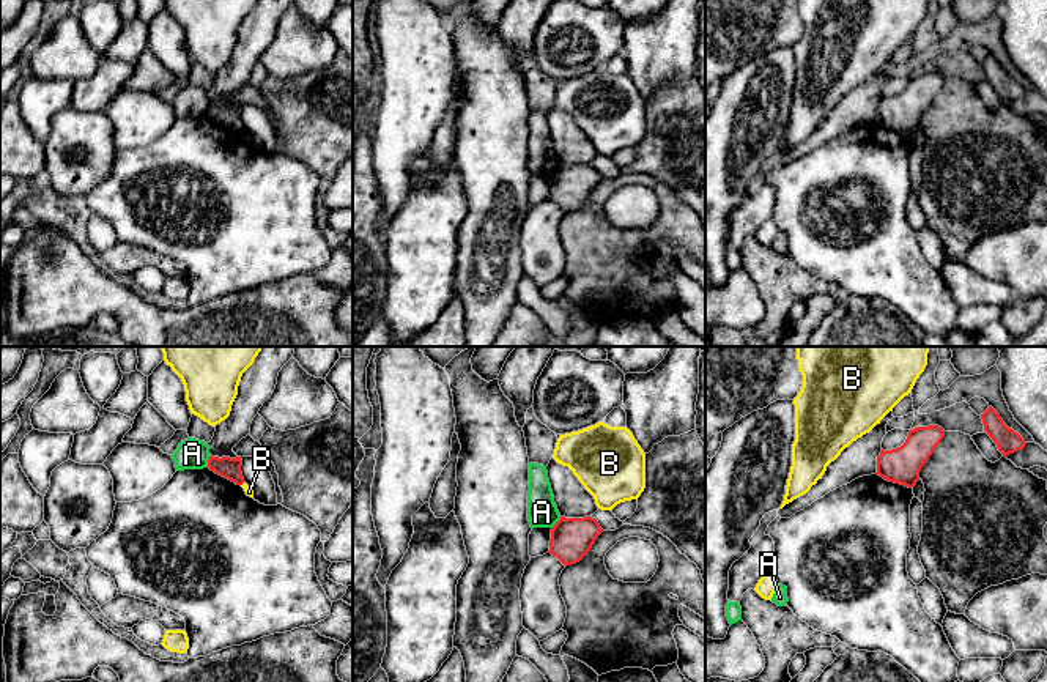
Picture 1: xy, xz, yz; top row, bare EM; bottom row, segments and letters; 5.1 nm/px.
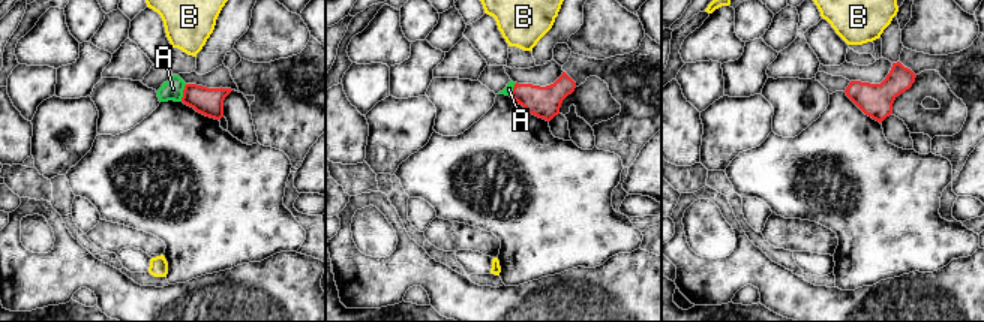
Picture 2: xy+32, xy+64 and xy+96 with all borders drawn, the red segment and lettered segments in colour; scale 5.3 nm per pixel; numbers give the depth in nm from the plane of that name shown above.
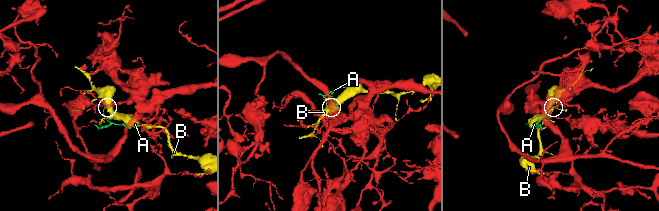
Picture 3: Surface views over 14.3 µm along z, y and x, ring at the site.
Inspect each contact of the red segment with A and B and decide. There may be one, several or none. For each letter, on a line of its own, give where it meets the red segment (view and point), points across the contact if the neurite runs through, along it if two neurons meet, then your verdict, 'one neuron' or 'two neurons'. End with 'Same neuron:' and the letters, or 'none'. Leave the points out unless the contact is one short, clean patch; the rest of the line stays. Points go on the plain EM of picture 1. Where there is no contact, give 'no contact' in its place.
A: contact xy (208, 109); border xy (211, 103), (207, 114); two neurons
B: no contact; two neurons
Same neuron: none

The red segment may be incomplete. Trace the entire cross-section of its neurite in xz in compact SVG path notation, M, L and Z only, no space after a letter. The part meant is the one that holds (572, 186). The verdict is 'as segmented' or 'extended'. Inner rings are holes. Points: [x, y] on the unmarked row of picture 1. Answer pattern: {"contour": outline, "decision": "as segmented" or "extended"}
{"contour": "M592 164L565 165L551 176L549 198L565 214L579 209L603 180L598 169Z", "decision": "as segmented"}

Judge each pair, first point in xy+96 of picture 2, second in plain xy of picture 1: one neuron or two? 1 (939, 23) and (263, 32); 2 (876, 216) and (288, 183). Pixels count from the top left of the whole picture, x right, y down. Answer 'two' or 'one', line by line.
1: two
2: one

